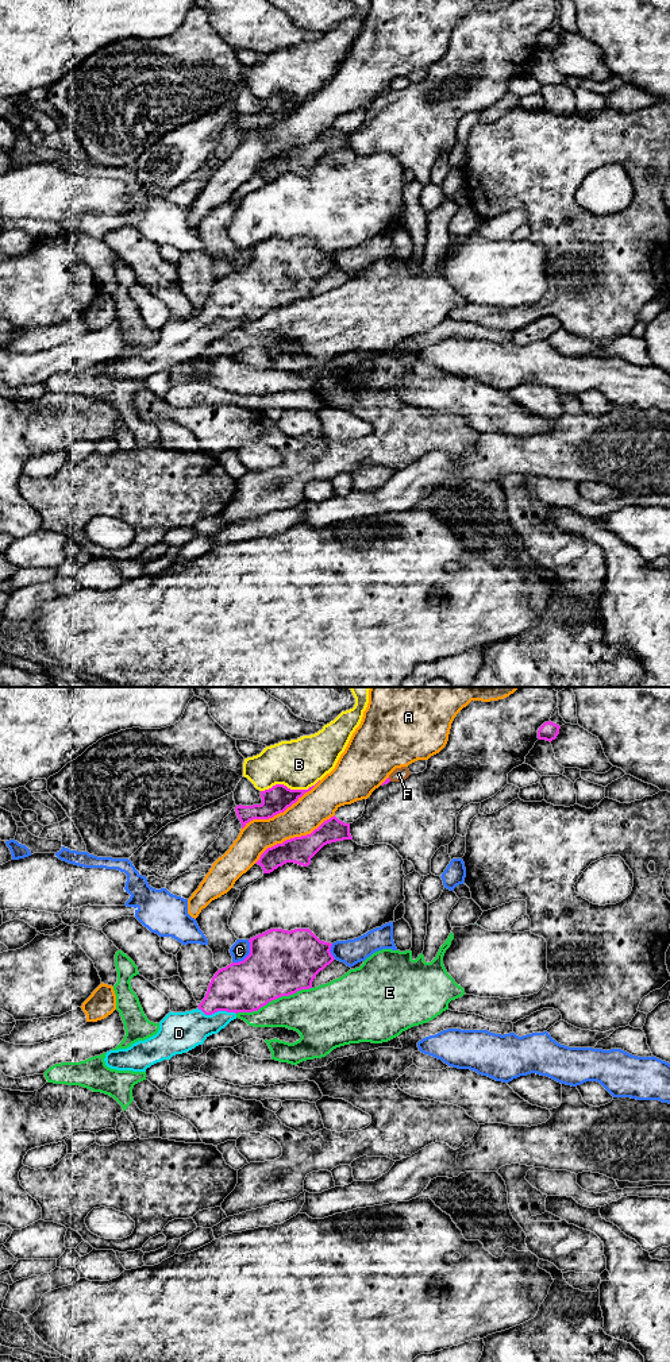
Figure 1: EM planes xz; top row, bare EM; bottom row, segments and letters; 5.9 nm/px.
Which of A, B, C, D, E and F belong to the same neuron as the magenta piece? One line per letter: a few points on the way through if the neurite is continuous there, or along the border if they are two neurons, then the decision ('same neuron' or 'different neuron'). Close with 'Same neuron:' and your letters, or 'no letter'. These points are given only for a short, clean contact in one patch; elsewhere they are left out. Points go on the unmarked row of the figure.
A: different neuron
B: different neuron
C: different neuron
D: runs through xz (241, 296), (216, 320), (208, 328), (180, 340); same neuron
E: different neuron
F: different neuron
Same neuron: D

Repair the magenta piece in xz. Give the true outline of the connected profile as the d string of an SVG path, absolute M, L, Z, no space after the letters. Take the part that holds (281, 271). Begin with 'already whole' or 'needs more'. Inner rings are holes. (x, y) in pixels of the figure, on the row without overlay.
needs more; M270 238L249 248L250 263L239 271L232 271L219 278L212 286L205 306L196 319L185 321L169 321L161 331L155 344L132 352L127 358L109 359L105 363L105 374L116 379L146 381L151 374L163 369L170 369L176 363L186 362L212 344L217 343L231 329L236 328L238 321L253 321L266 315L269 310L281 305L289 305L301 298L312 297L316 283L330 274L335 267L331 263L332 252L320 250L309 238Z

